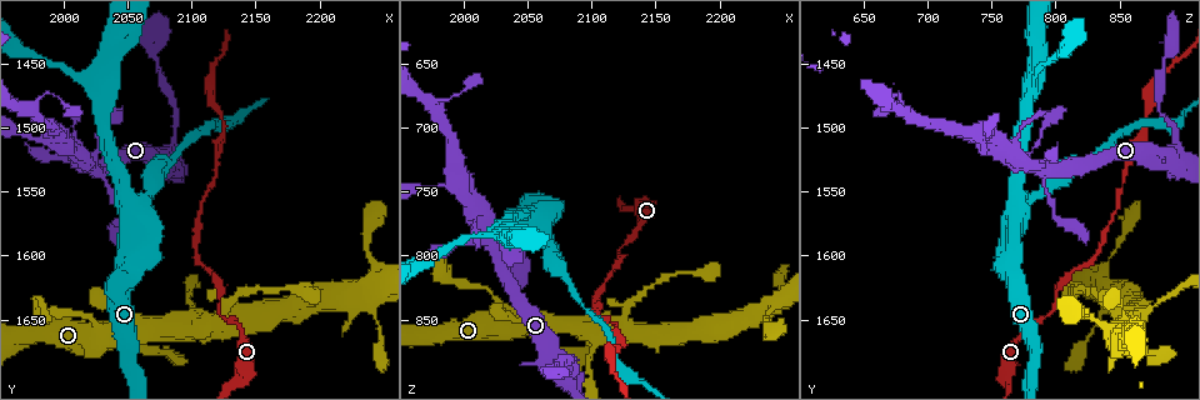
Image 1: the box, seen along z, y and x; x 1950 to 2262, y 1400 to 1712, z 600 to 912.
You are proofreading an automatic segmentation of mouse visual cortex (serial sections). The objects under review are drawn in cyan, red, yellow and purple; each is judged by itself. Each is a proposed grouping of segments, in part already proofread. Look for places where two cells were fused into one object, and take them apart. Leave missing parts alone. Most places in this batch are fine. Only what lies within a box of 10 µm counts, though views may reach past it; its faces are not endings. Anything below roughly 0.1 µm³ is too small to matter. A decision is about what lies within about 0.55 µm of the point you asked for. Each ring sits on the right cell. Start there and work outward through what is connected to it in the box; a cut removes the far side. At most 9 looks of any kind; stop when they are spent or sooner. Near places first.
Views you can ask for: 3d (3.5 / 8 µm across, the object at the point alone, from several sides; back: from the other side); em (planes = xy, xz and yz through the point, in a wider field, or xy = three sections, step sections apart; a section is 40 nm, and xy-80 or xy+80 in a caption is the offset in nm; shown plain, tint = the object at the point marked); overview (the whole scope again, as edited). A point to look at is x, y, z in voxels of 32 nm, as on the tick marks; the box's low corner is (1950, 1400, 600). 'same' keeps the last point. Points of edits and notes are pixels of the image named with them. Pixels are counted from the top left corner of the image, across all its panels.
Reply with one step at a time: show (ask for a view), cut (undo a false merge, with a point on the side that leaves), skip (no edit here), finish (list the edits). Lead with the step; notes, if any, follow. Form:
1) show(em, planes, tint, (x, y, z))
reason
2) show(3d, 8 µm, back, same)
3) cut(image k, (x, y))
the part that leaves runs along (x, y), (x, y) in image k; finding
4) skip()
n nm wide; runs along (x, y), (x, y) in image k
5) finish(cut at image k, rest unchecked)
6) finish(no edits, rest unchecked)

show(3d, 8 µm, (2054, 1560, 770))
sudden change in width

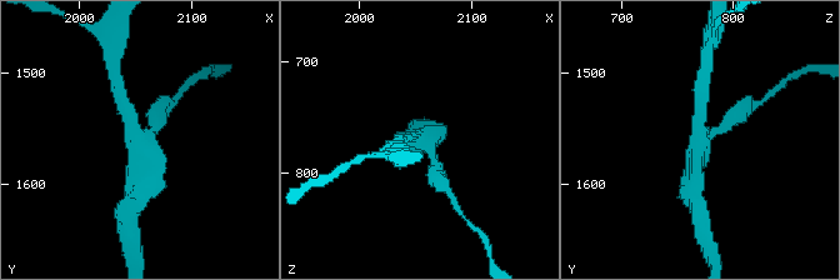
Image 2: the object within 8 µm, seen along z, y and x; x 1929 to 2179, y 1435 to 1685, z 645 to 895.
show(3d, 3.5 µm, same)

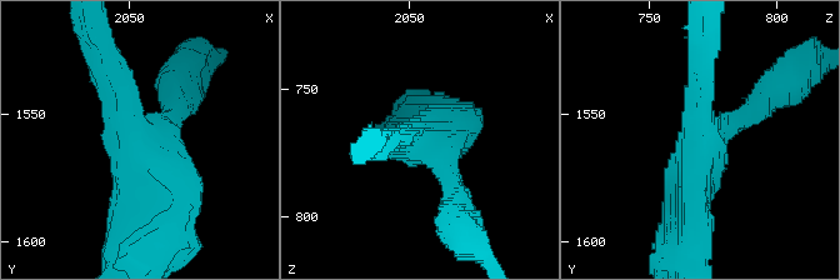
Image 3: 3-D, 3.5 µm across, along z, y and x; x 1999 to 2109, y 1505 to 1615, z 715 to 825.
show(em, xy, step 1, tint, (2052, 1561, 770))
3 arms; arms of 250, 300, 500 nm; now the EM

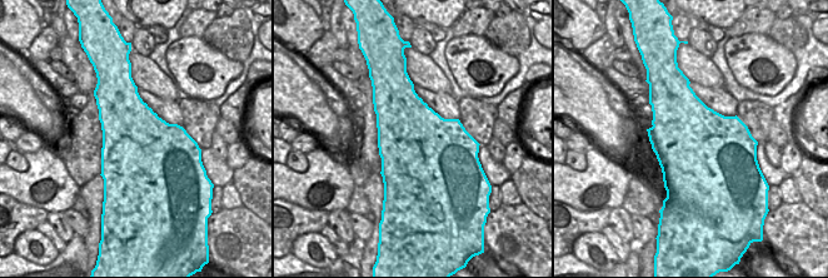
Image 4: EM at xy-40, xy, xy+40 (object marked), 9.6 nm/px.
skip()
continuous, no second cell

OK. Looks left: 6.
show(3d, 3.5 µm, (1990, 1508, 746))
sudden change in width

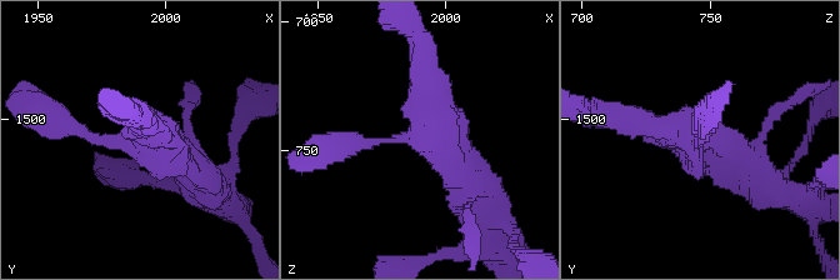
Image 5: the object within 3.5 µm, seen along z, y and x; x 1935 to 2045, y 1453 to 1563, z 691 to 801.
show(em, xy, step 3, tint, (1988, 1510, 744))
3 arms; arms of 150, 300, 350 nm; need the tissue

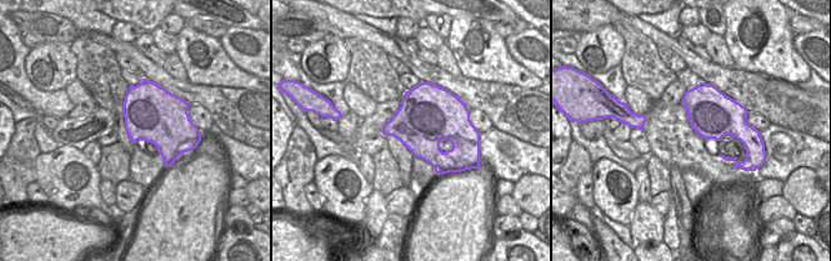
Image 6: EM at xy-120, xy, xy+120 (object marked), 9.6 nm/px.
skip()
all the same cell

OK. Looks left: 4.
show(3d, 3.5 µm, (2028, 1504, 790))
calibre changes

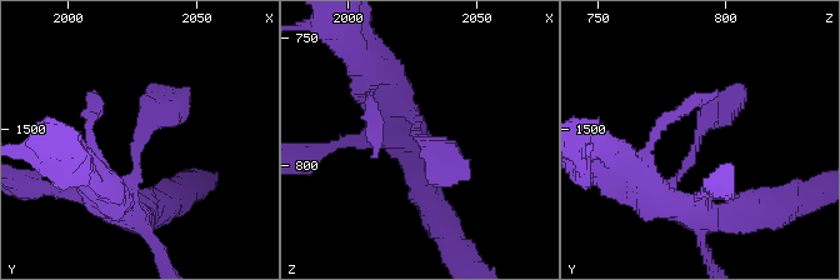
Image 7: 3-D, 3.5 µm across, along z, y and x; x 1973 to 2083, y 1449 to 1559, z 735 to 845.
show(em, xy, step 2, tint, (2029, 1504, 790))

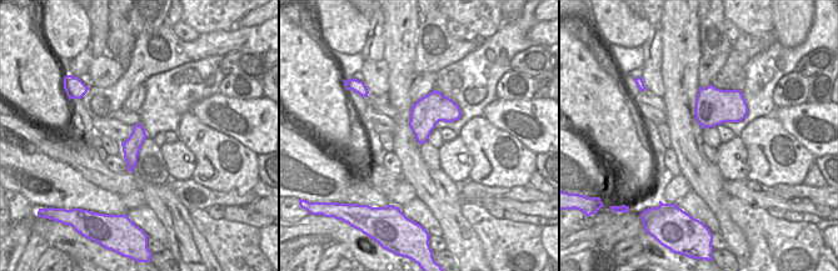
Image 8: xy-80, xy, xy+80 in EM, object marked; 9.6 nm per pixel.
skip()
runs along (110, 205), (138, 168), (145, 125), (188, 86) in image 7; one cell here

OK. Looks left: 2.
show(3d, 3.5 µm, back, (2088, 1488, 886))

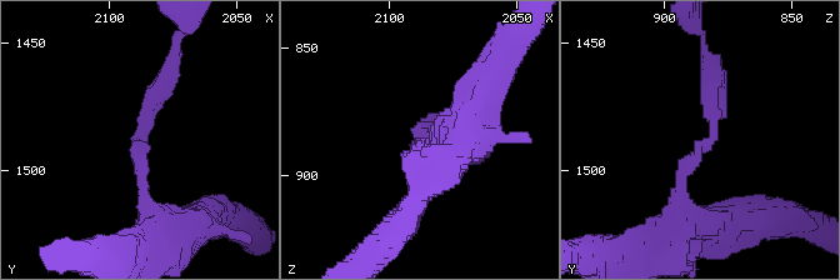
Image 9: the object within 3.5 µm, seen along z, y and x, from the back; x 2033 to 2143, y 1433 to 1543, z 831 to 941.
show(em, xy, step 2, tint, (2087, 1488, 884))
arms of 200, 250 nm; need the tissue

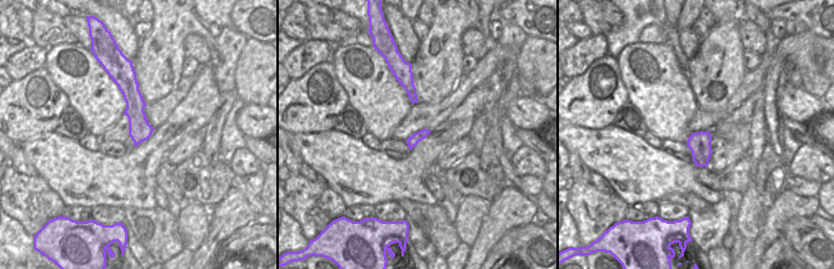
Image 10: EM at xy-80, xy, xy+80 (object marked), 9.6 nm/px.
skip()
110 nm wide; runs along (128, 79), (135, 103), (136, 140) in image 10; one cell here

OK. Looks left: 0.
finish(no edits, rest unchecked)

